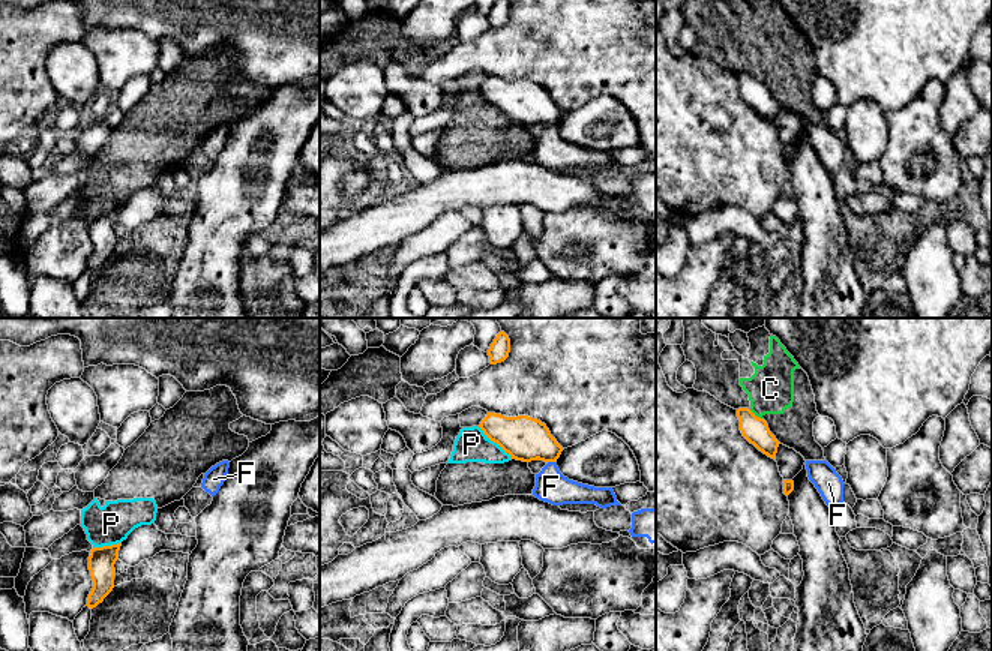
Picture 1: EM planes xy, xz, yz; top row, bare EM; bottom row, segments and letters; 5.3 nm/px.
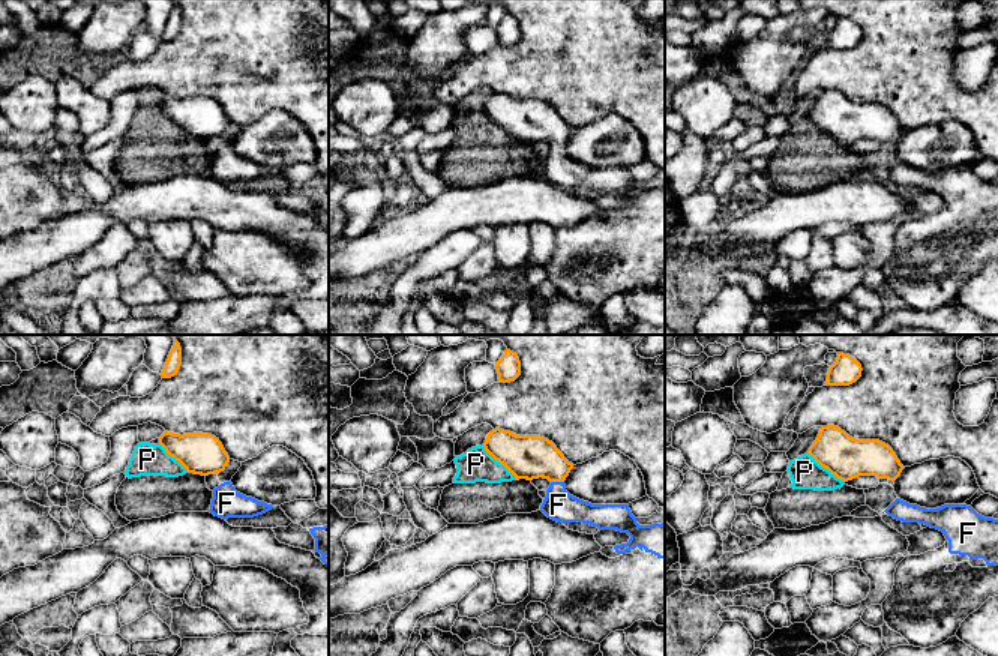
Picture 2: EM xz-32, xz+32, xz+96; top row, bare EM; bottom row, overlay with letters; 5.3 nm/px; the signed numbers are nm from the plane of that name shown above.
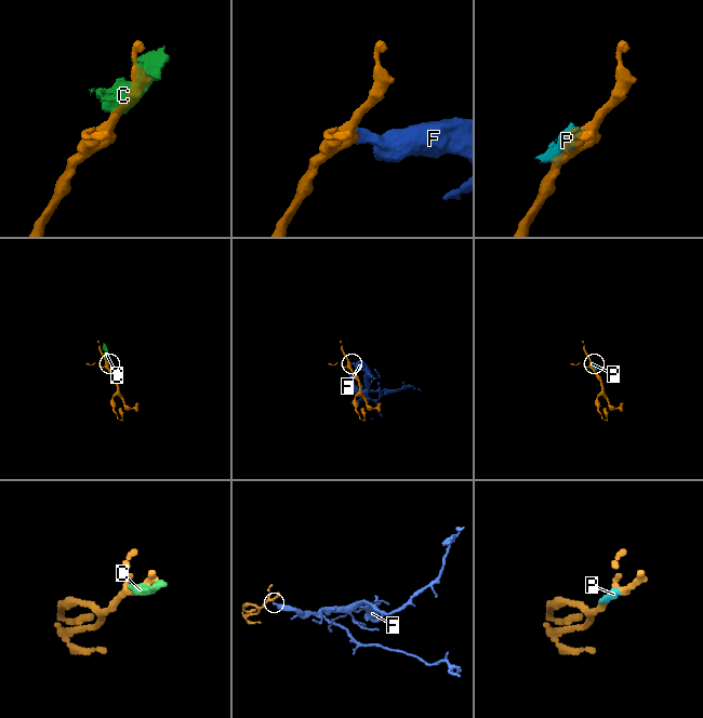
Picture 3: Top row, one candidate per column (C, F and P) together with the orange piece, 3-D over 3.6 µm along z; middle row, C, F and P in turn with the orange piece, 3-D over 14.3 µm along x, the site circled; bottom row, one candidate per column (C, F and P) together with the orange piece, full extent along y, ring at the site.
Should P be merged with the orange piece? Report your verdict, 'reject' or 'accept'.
reject

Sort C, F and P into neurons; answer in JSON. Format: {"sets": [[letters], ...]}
{"sets": [["C", "P"], ["F"]]}

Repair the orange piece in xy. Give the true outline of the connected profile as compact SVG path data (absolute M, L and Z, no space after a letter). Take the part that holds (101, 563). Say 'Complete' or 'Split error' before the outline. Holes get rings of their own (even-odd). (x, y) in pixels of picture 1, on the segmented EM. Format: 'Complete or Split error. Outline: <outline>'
Complete. Outline: M122 543L93 548L89 556L89 570L93 580L93 588L87 597L90 609L96 608L114 588L116 568L119 550Z

